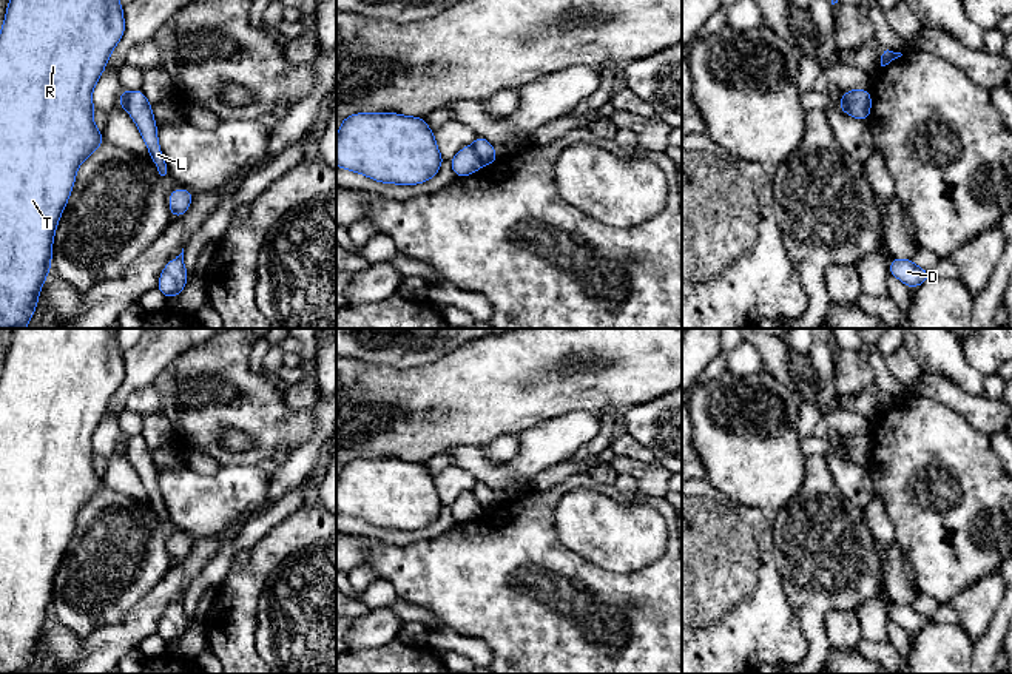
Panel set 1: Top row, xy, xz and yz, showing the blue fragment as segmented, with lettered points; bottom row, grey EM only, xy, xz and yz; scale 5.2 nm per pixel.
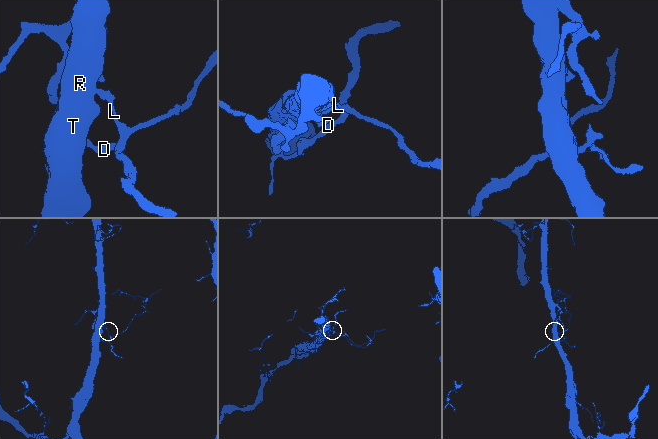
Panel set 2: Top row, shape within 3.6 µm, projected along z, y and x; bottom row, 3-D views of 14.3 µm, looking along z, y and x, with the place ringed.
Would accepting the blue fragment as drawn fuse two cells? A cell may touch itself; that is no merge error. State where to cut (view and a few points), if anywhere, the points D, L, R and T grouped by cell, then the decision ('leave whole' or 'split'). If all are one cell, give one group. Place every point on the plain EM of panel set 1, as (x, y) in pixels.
cut in yz along (844, 438), (850, 460); D L / R T; split

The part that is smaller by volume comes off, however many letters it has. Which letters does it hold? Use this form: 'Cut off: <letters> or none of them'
Cut off: D, L

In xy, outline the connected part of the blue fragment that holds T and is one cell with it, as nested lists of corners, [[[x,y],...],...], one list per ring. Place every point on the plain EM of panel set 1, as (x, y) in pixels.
[[[14,329],[0,375],[0,674],[25,674],[35,652],[39,639],[51,615],[54,578],[74,534],[80,509],[103,487],[102,477],[93,466],[93,435],[106,413],[108,404],[125,379],[123,352],[116,339],[117,329]]]

